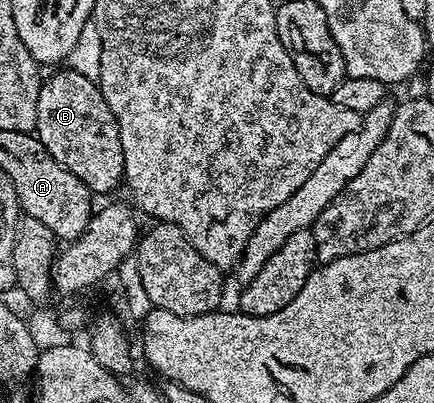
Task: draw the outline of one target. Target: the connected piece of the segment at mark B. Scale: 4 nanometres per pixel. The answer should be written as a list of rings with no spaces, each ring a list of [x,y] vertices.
[[[68,70],[55,73],[50,80],[48,77],[39,90],[35,134],[41,139],[43,146],[47,146],[47,154],[51,154],[51,158],[55,158],[59,166],[71,170],[71,174],[75,174],[79,182],[87,185],[90,192],[100,194],[109,192],[112,188],[122,187],[125,178],[123,142],[119,138],[115,114],[111,114],[111,106],[107,106],[97,81],[83,78],[83,74],[75,74]]]

